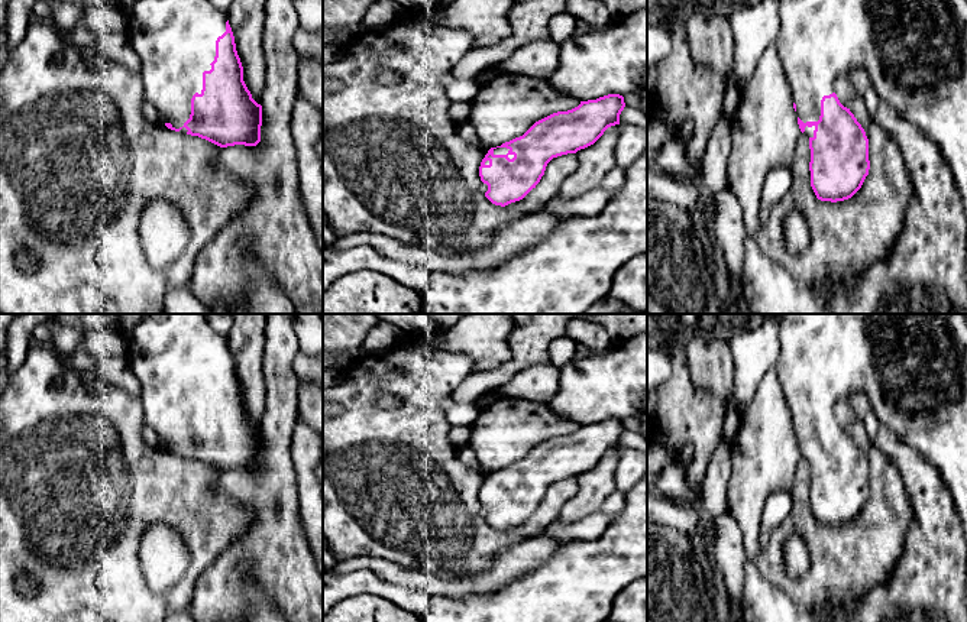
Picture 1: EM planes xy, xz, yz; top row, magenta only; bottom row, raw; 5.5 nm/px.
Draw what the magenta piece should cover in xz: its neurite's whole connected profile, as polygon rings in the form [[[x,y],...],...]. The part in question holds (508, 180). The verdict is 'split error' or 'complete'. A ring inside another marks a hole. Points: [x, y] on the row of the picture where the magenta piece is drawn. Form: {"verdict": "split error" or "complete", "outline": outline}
{"verdict": "split error", "outline": [[[620,94],[580,101],[572,110],[536,122],[523,136],[491,148],[479,166],[481,181],[488,185],[485,197],[501,207],[523,200],[553,158],[594,145],[608,127],[620,124],[624,107]]]}

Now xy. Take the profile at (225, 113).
{"verdict": "split error", "outline": [[[136,0],[129,12],[127,36],[142,64],[140,77],[143,80],[145,100],[155,107],[159,113],[159,122],[164,122],[168,129],[198,136],[220,148],[235,145],[256,146],[261,142],[262,106],[252,98],[243,81],[243,67],[236,51],[227,12],[217,9],[210,0]]]}

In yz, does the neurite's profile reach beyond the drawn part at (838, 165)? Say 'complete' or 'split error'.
split error

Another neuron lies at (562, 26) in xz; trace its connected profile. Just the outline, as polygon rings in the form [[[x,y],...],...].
[[[562,12],[553,16],[549,22],[549,38],[562,45],[569,41],[573,35],[576,35],[578,19],[569,14],[567,12]]]

